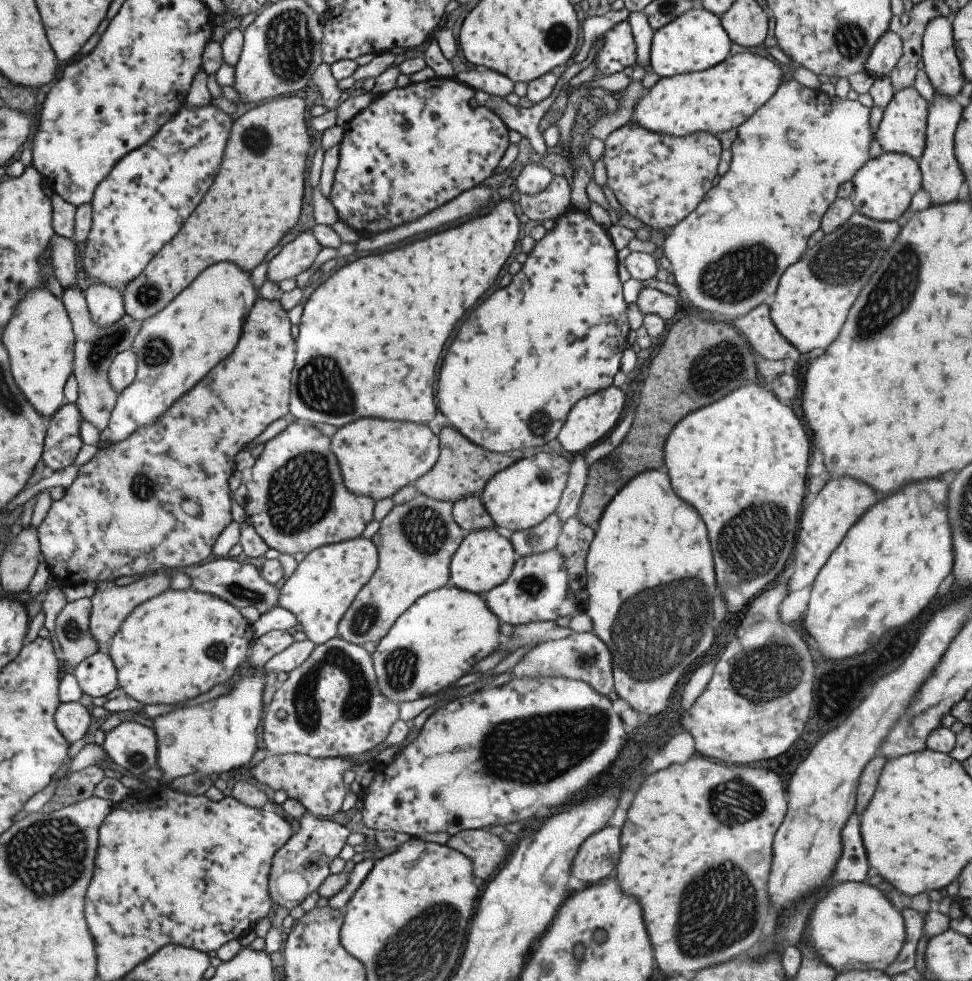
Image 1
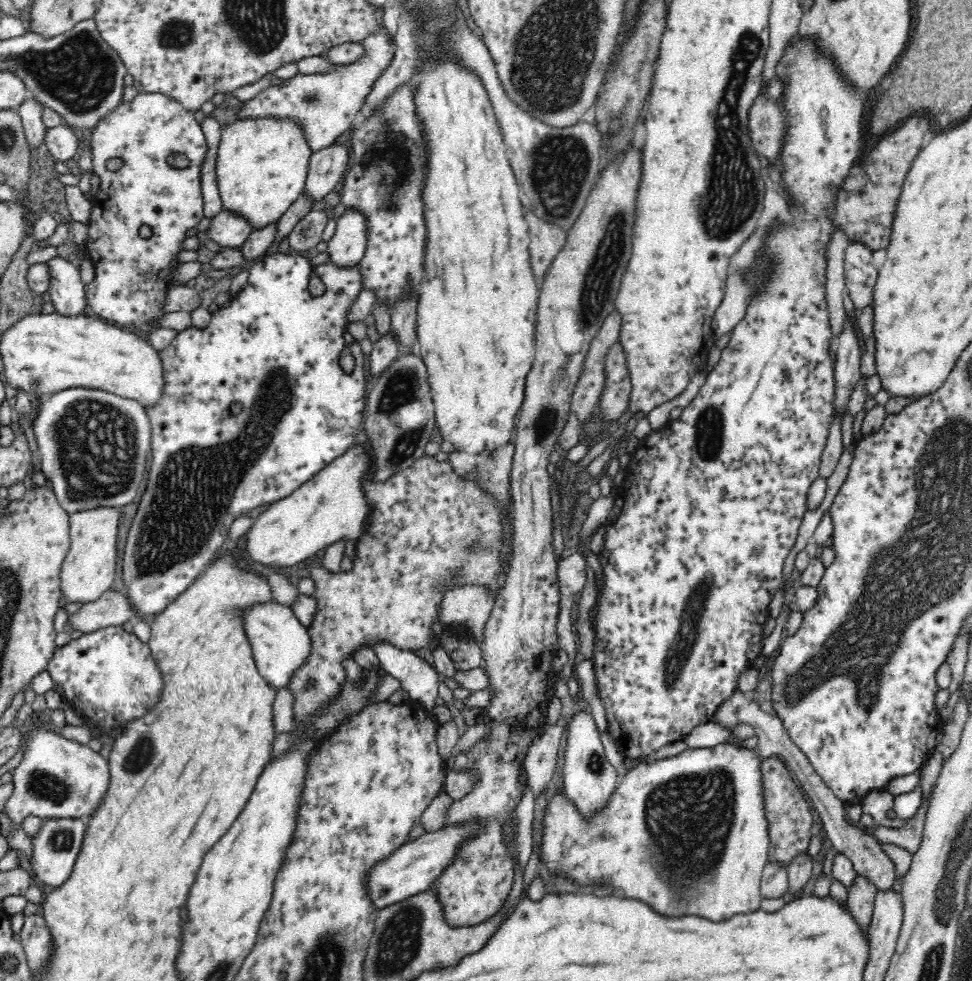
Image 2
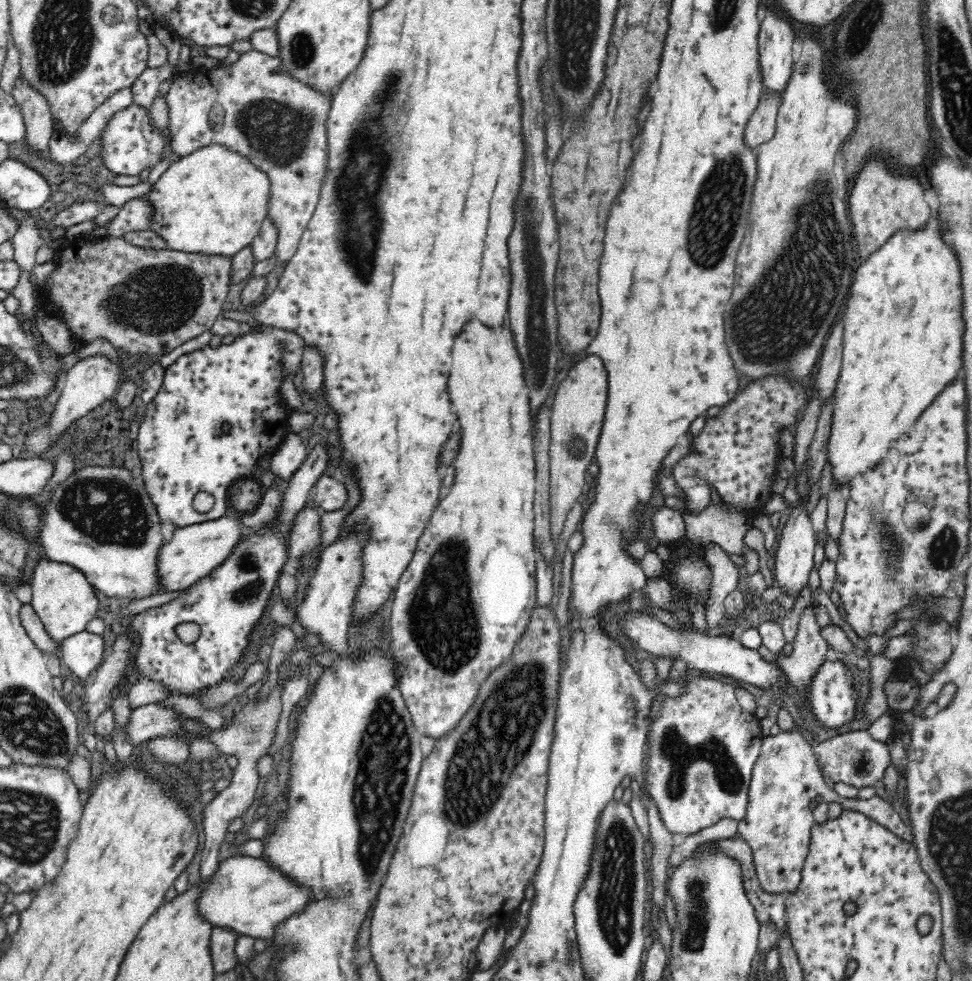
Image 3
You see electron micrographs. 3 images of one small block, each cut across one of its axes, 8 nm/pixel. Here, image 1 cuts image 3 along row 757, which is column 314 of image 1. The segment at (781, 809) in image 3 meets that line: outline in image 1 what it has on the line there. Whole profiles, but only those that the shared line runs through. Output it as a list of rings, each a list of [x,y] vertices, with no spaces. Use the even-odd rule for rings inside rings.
[[[267,754],[261,762],[257,762],[253,768],[248,768],[248,770],[251,778],[256,782],[268,786],[274,791],[282,790],[287,799],[297,800],[311,816],[327,819],[341,808],[343,796],[347,791],[343,774],[347,770],[353,771],[355,767],[359,766],[349,762],[349,758],[351,757],[311,758],[305,754]]]

